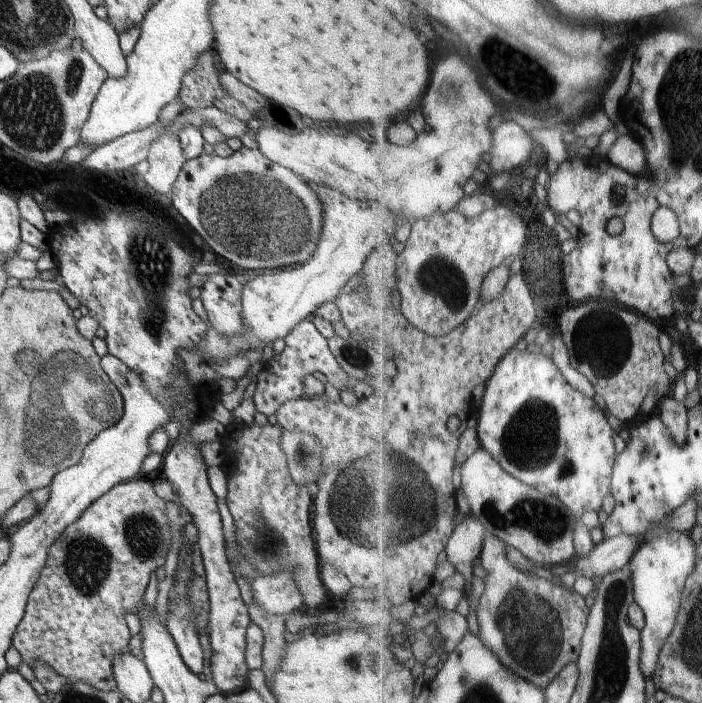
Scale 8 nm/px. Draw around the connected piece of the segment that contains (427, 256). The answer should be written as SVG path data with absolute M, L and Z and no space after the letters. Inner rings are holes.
M500 206L480 216L468 218L458 209L444 214L435 214L411 223L410 230L400 242L400 301L403 313L428 334L444 336L461 327L475 315L476 306L482 300L482 288L490 272L496 270L510 256L523 255L528 249L528 226L522 216L510 206Z

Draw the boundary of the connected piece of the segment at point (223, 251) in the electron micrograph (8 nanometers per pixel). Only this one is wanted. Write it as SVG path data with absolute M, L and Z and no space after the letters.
M242 147L232 156L202 154L194 160L187 160L180 170L171 192L174 208L186 219L186 222L222 256L222 260L231 260L246 270L276 268L294 268L294 265L306 262L312 256L320 240L323 204L312 186L303 177L290 172L287 168L274 164L258 149Z

